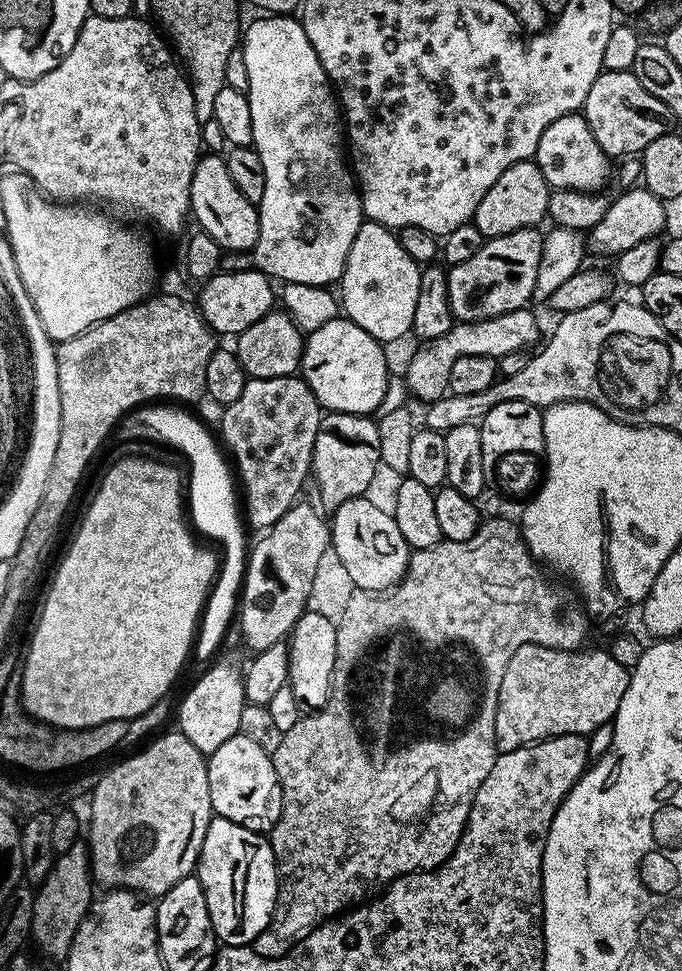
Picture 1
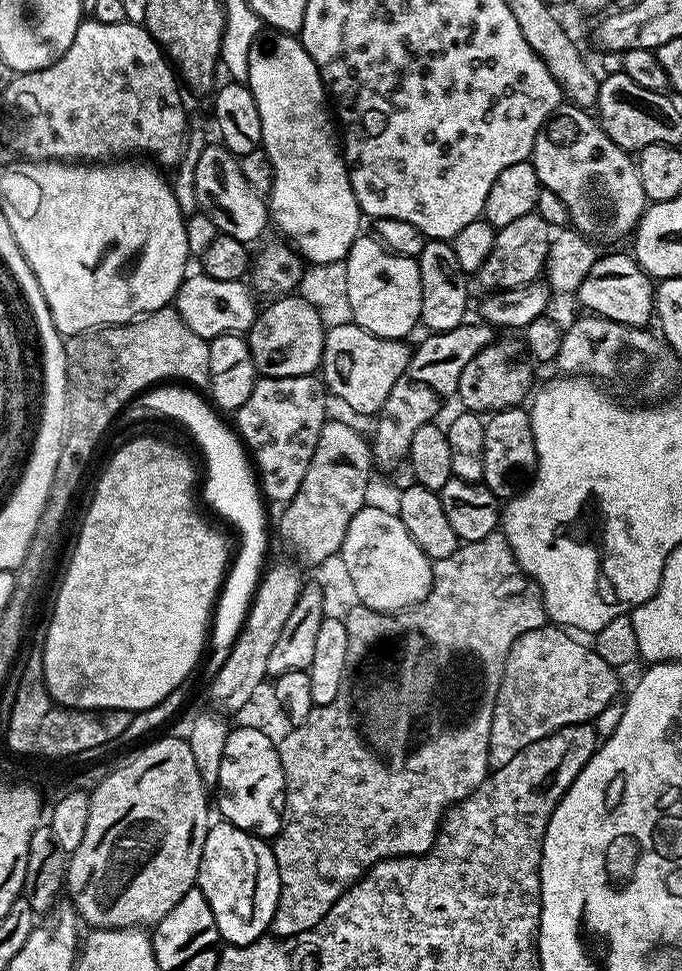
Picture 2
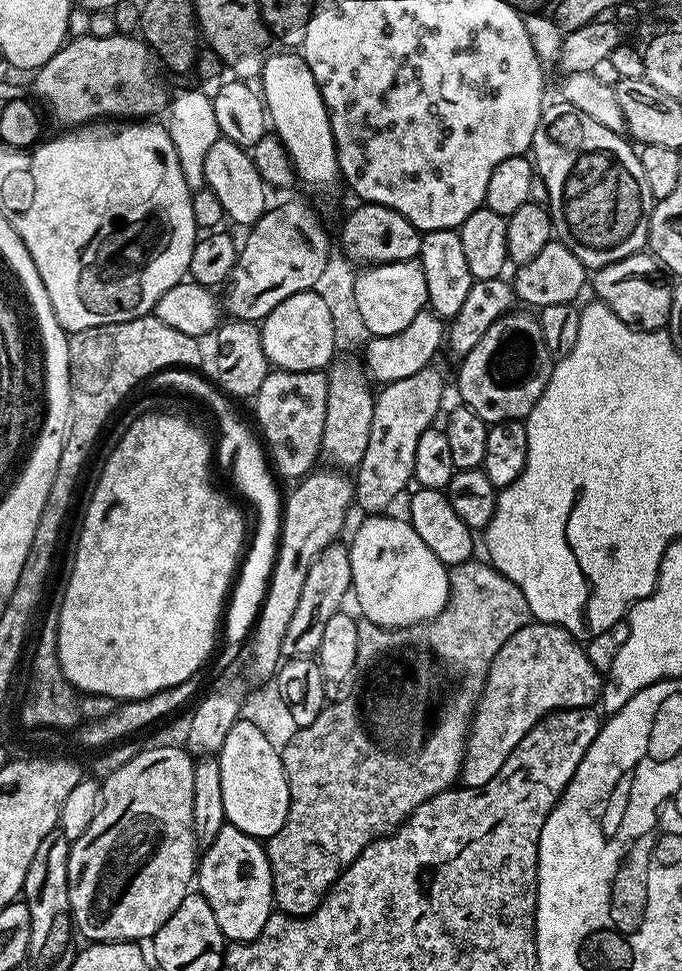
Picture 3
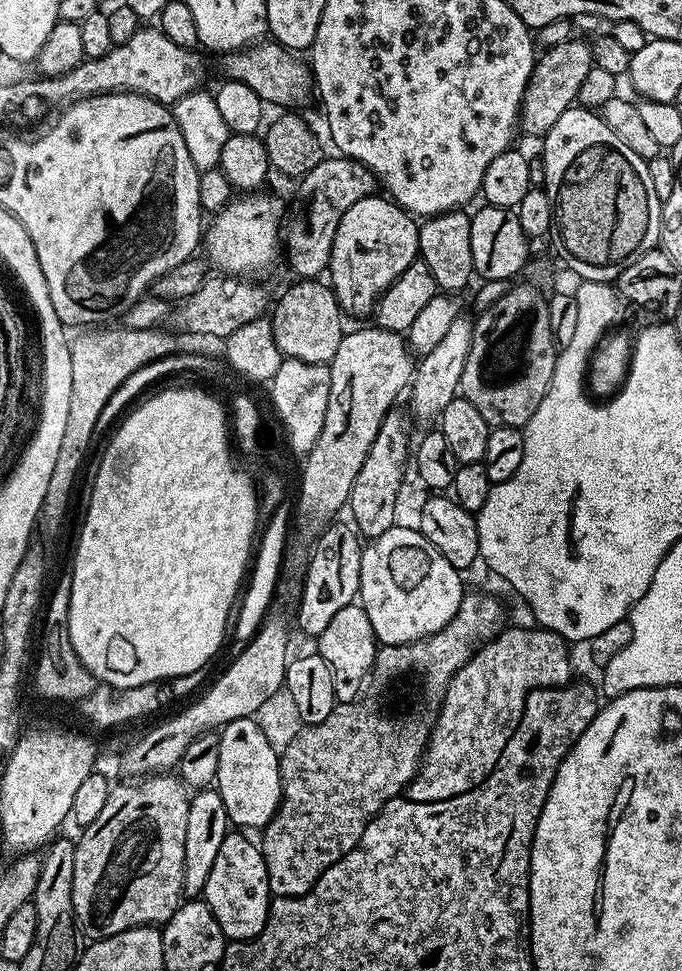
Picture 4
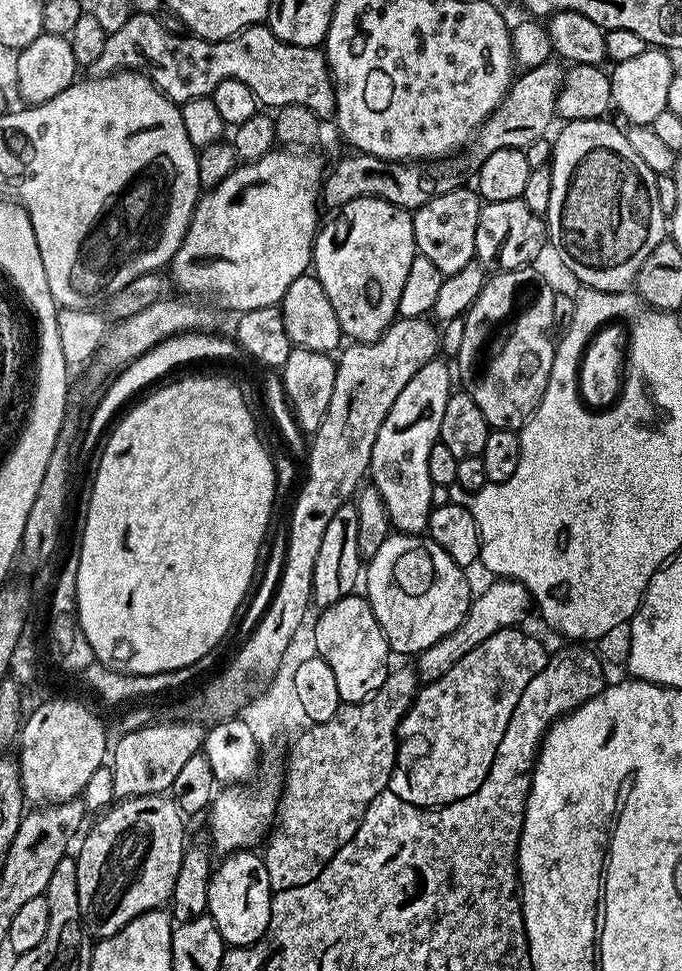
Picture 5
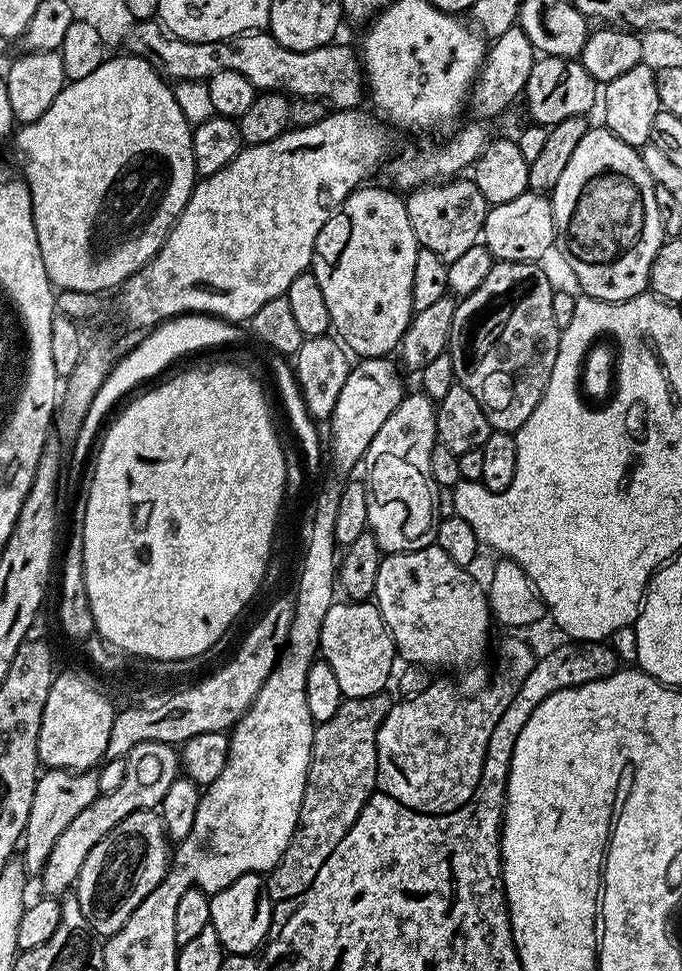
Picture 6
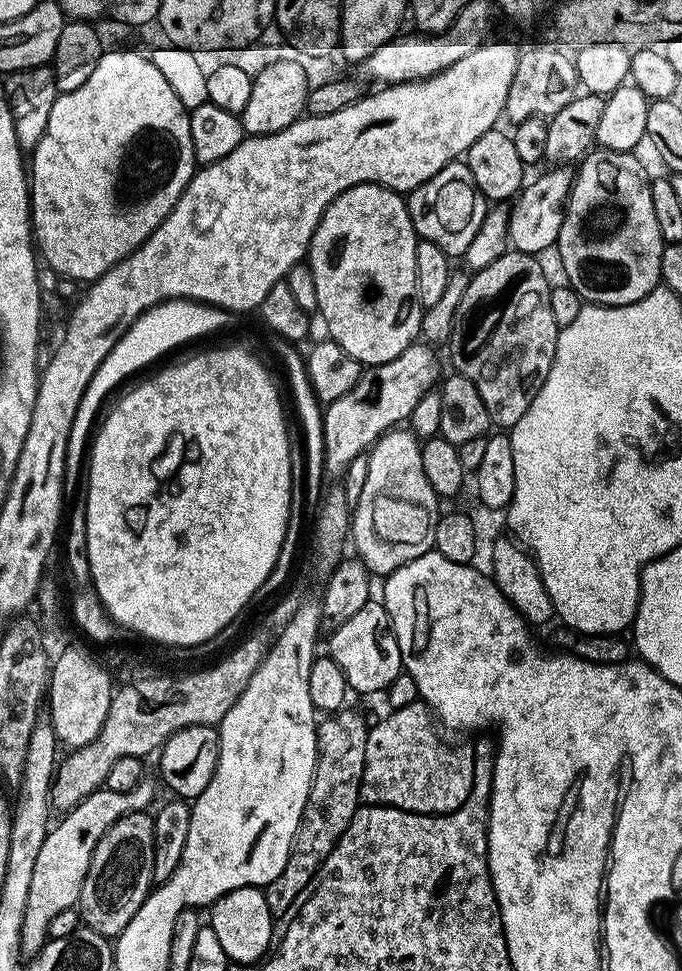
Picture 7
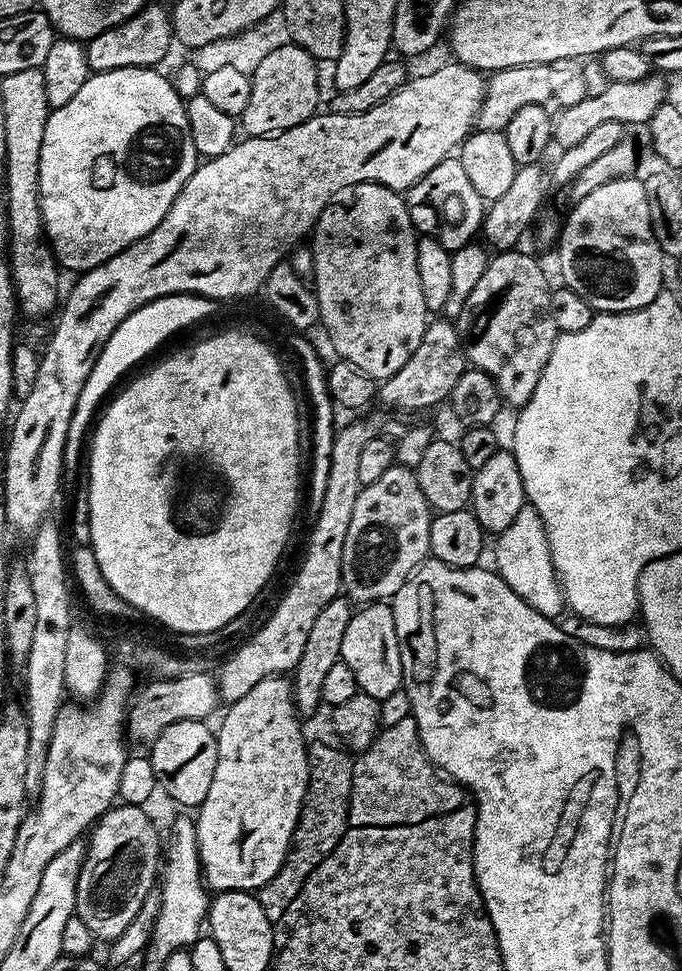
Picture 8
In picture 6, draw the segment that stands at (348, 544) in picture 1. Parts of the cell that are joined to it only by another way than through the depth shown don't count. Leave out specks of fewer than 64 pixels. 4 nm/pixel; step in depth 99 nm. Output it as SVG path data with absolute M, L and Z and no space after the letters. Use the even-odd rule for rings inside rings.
M435 546L413 552L394 552L381 559L374 603L392 632L392 640L401 661L425 666L437 664L440 668L449 664L456 669L479 661L476 659L488 644L488 631L494 627L494 619L488 607L485 585L480 585L468 572L471 571L467 567L455 564L441 548Z

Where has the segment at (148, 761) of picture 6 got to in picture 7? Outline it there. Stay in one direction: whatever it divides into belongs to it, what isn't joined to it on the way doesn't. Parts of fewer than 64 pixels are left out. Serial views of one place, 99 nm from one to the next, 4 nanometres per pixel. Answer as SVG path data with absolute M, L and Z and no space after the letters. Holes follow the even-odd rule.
M145 778L125 792L115 792L107 786L100 788L94 794L90 794L78 806L74 806L69 812L63 813L60 821L53 823L48 829L46 838L42 842L42 850L38 850L38 859L34 862L34 874L30 878L30 894L26 898L26 914L22 922L20 931L20 950L24 954L35 954L44 947L49 939L48 927L50 922L54 922L54 914L62 910L73 907L80 899L80 891L84 885L86 874L90 870L90 862L98 842L118 822L123 816L129 816L132 812L143 812L149 806L148 803L156 796L156 788L150 782L151 779Z

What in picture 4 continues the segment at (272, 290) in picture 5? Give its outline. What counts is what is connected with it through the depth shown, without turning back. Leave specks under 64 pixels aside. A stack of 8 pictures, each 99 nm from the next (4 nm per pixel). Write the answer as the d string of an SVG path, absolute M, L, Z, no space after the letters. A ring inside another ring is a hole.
M252 190L237 195L222 211L211 217L212 225L209 228L207 225L202 236L202 252L213 269L221 268L216 270L236 278L252 278L255 272L266 271L279 256L281 259L286 204L264 191Z

